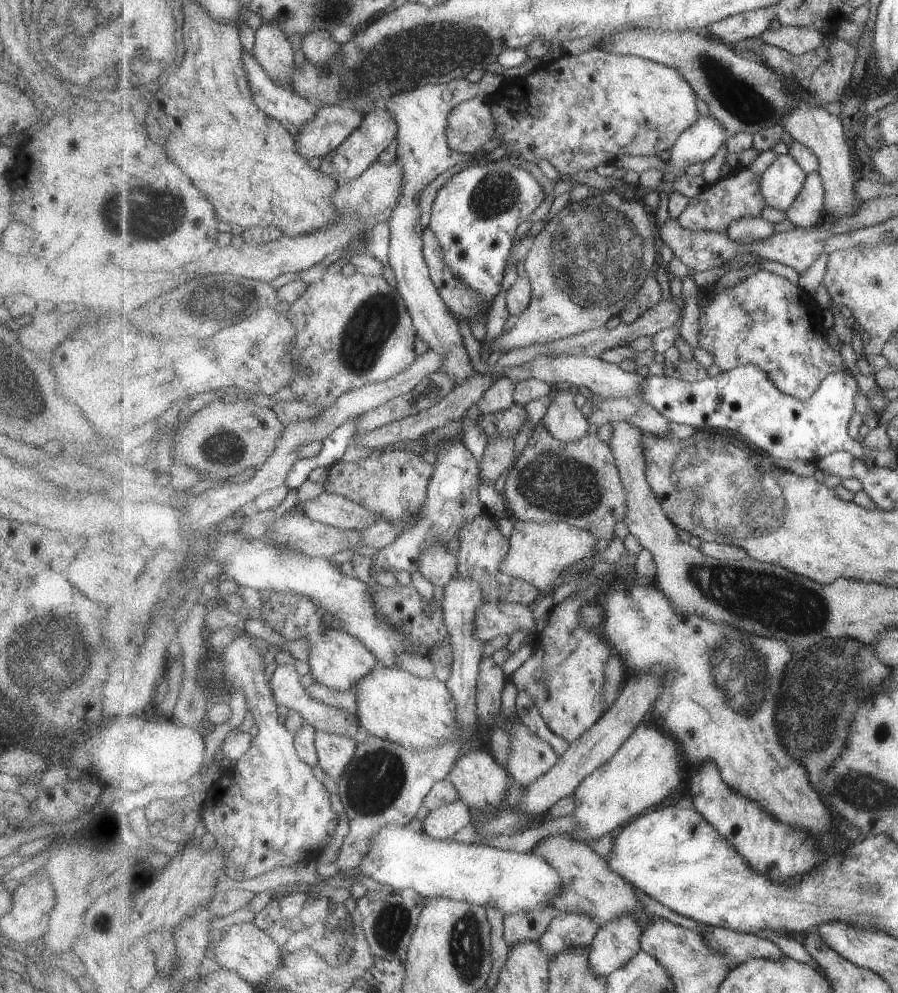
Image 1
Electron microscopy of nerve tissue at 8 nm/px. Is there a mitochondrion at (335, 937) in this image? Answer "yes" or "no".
yes

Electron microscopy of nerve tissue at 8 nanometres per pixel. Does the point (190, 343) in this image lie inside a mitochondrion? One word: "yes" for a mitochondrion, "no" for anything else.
no

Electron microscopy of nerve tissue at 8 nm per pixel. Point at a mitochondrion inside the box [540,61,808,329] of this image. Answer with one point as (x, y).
(597, 255)

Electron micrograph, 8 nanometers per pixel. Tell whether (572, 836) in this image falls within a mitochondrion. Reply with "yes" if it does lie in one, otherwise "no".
no

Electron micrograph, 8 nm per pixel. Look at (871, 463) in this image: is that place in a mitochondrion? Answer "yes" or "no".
no

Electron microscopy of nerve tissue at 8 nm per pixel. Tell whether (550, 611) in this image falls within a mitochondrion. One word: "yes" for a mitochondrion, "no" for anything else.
no

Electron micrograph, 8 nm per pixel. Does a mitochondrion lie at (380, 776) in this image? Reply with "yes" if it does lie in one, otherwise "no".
yes

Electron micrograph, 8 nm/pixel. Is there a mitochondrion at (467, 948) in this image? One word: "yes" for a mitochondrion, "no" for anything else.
yes

